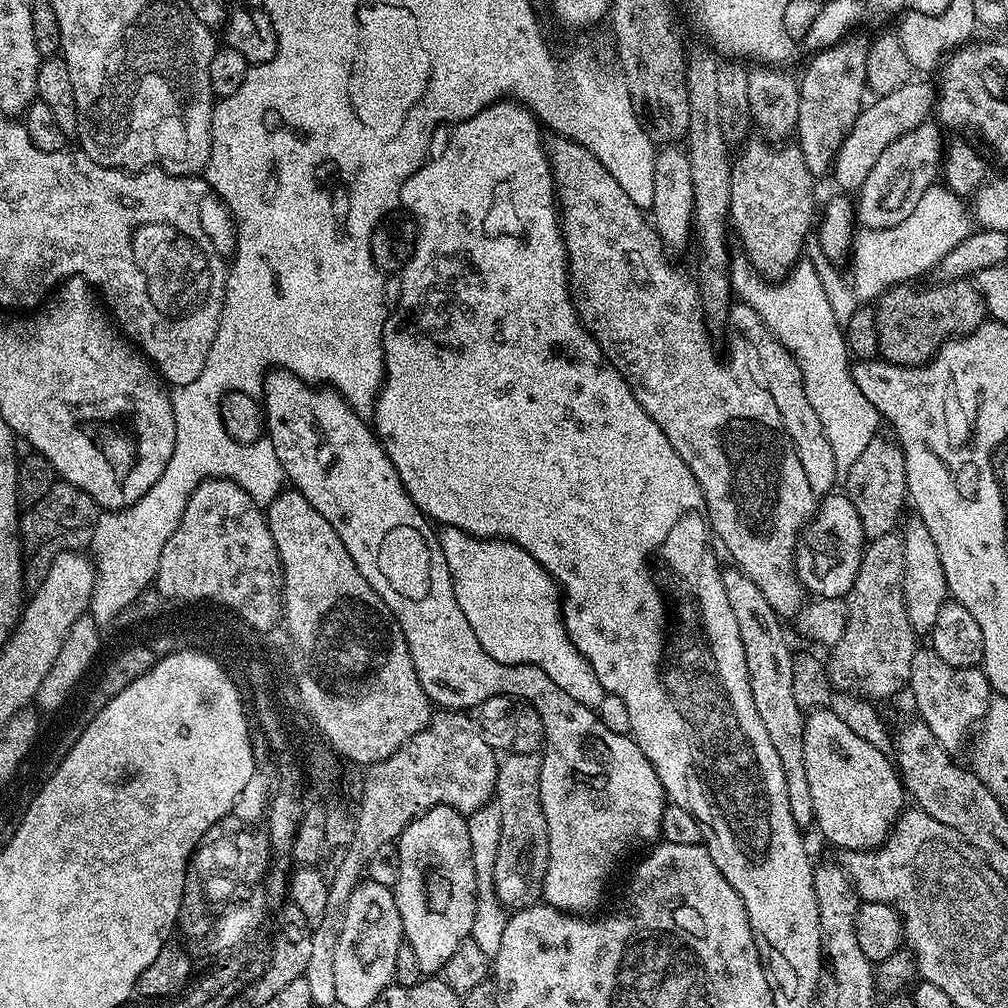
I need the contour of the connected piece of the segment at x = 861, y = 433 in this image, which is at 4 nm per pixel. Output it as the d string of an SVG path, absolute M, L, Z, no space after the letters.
M807 258L796 261L787 276L779 282L767 279L760 288L760 300L748 303L762 318L782 344L792 351L804 379L806 398L822 422L822 430L834 450L837 477L842 478L854 466L858 454L870 446L870 442L881 431L882 417L874 406L852 383L850 353L845 329L834 318L834 306L826 298L826 290L818 279L818 272Z

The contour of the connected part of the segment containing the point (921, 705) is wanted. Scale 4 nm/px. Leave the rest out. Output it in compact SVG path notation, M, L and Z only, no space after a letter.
M924 646L914 654L914 662L910 662L910 678L907 687L912 688L912 700L916 703L919 719L930 726L930 734L938 738L938 742L949 754L956 754L960 747L969 743L974 729L983 720L988 701L994 693L988 686L988 679L983 667L959 668L950 666L950 662L942 662L931 647Z

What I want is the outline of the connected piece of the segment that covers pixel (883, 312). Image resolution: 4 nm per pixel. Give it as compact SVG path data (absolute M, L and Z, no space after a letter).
M971 279L939 283L929 288L915 288L912 282L896 284L875 301L879 355L883 359L892 364L922 366L947 340L965 336L985 323L984 299Z

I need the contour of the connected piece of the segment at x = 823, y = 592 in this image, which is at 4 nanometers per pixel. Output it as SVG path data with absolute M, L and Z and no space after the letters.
M828 494L820 501L814 519L796 545L796 576L805 593L816 598L844 598L854 586L866 547L862 518L846 494Z

